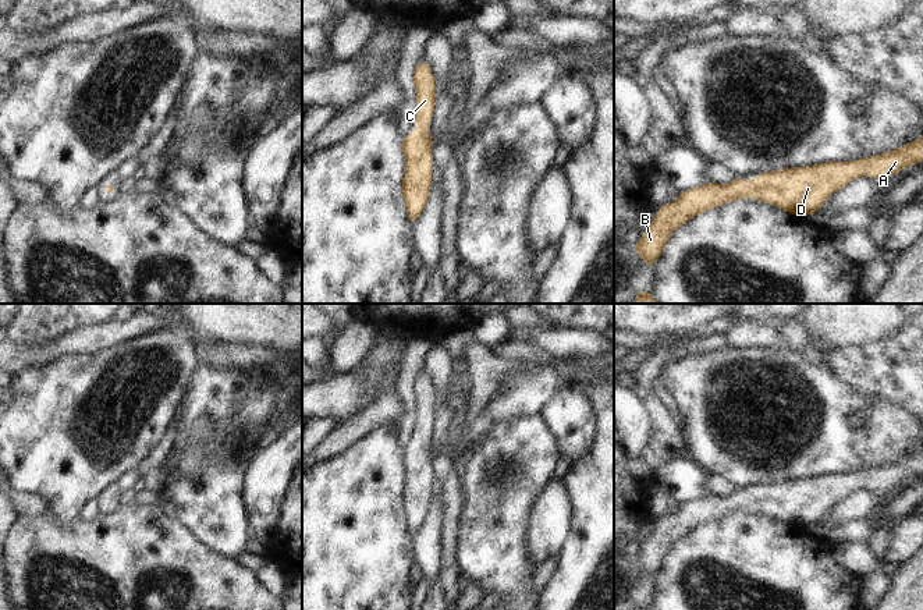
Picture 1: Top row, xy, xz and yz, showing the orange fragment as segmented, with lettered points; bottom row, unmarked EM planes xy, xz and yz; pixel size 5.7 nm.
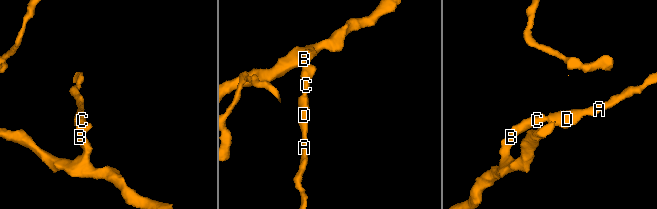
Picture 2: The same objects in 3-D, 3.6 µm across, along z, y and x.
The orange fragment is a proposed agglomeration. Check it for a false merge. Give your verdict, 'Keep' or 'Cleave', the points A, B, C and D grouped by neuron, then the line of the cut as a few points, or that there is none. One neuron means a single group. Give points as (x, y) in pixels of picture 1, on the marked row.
Keep. Groups: A B C D. No split.

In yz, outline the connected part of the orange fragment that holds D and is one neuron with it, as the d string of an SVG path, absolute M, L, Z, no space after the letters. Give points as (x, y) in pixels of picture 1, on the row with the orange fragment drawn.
M923 136L899 149L855 162L826 162L807 167L760 173L752 182L741 175L736 175L728 185L709 181L703 187L684 191L672 203L660 206L650 227L631 249L652 267L663 255L663 248L671 233L689 221L696 213L750 195L756 201L806 217L817 212L835 191L855 178L862 175L885 178L920 162L923 162Z

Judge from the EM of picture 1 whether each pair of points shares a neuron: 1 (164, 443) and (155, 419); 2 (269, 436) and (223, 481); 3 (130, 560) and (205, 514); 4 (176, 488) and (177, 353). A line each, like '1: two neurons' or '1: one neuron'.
1: two neurons
2: two neurons
3: two neurons
4: two neurons

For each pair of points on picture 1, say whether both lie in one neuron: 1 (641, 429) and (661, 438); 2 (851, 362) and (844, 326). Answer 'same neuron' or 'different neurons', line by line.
1: different neurons
2: different neurons

